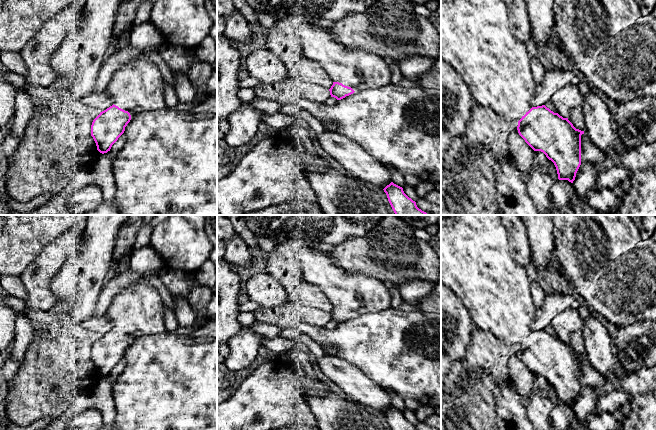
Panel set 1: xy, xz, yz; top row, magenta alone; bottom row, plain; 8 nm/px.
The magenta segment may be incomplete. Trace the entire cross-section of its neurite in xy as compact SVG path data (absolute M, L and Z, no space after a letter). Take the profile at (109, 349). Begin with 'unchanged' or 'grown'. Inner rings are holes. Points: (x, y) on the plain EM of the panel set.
grown | M142 274L138 280L122 288L115 295L106 312L113 322L113 329L100 336L91 349L91 360L100 377L110 375L112 369L124 357L125 351L133 340L142 336L159 334L166 330L164 306L158 290L151 285L146 274Z

